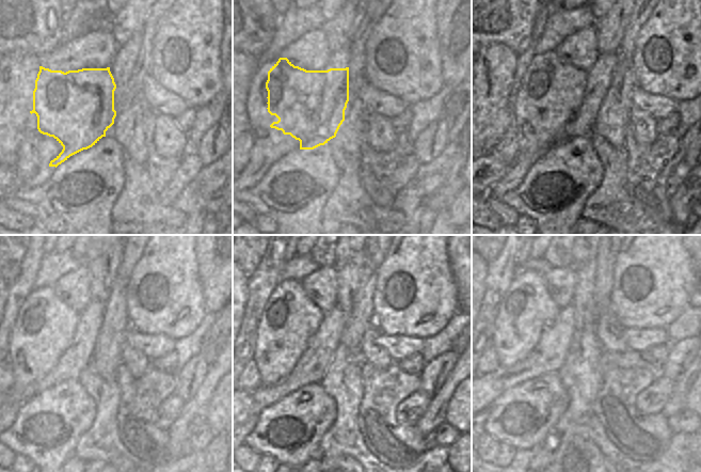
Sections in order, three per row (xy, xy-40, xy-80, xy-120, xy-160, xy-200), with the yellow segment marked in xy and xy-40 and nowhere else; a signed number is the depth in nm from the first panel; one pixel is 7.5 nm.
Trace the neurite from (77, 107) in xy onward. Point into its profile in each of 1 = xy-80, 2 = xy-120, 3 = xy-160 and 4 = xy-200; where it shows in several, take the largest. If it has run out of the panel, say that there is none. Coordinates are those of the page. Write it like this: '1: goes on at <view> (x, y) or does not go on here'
1: goes on at xy-80 (526, 90)
2: goes on at xy-120 (46, 325)
3: goes on at xy-160 (288, 318)
4: goes on at xy-200 (527, 309)

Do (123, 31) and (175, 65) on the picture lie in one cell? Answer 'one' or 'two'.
two

